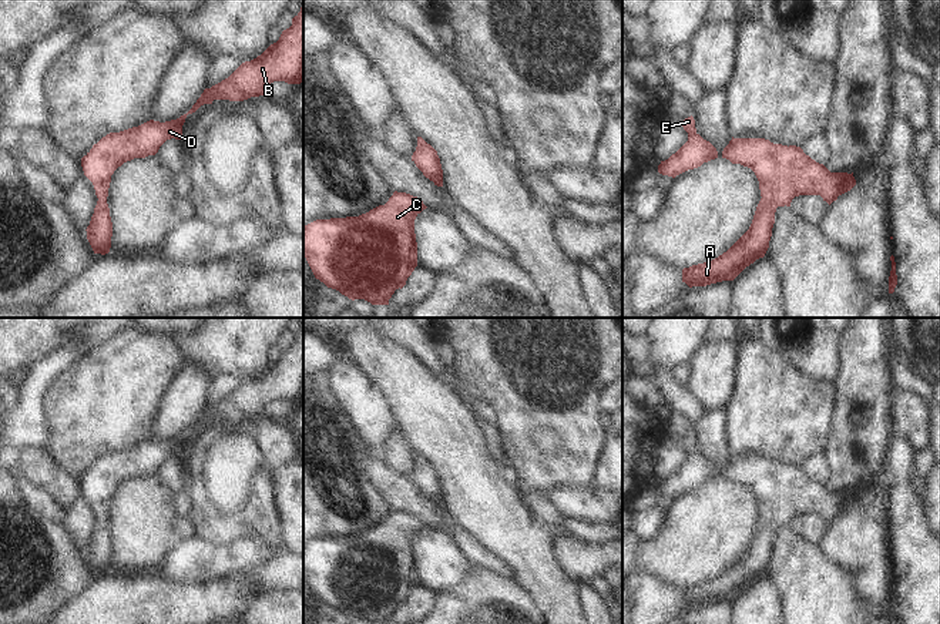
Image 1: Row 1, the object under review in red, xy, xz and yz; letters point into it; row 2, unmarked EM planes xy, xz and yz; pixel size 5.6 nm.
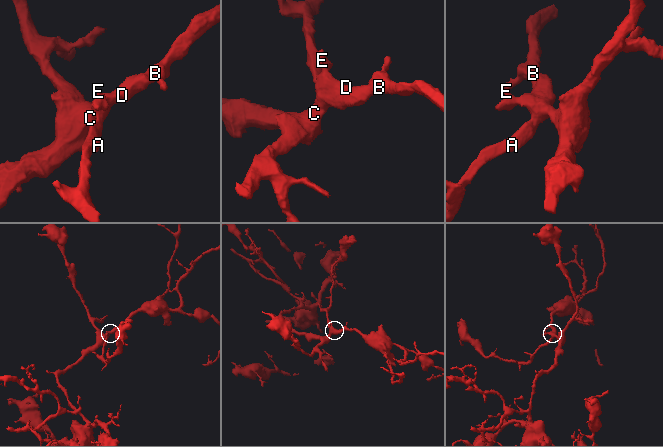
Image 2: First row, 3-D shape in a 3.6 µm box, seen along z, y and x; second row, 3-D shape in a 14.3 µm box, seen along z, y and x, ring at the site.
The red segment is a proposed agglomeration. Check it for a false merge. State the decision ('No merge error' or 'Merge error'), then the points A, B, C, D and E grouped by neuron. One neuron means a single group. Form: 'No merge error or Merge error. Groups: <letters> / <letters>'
No merge error. Groups: A B C D E.

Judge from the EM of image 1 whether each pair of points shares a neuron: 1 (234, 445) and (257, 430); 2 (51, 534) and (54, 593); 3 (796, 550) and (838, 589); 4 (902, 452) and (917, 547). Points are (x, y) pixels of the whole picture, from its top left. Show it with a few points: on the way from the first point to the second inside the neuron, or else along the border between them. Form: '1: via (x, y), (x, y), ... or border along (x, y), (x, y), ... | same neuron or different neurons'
1: border along (244, 429), (259, 453), (258, 468) | different neurons
2: via (53, 549), (54, 579) | same neuron
3: via (806, 560), (828, 581) | same neuron
4: via (902, 476), (902, 496), (909, 523) | same neuron

